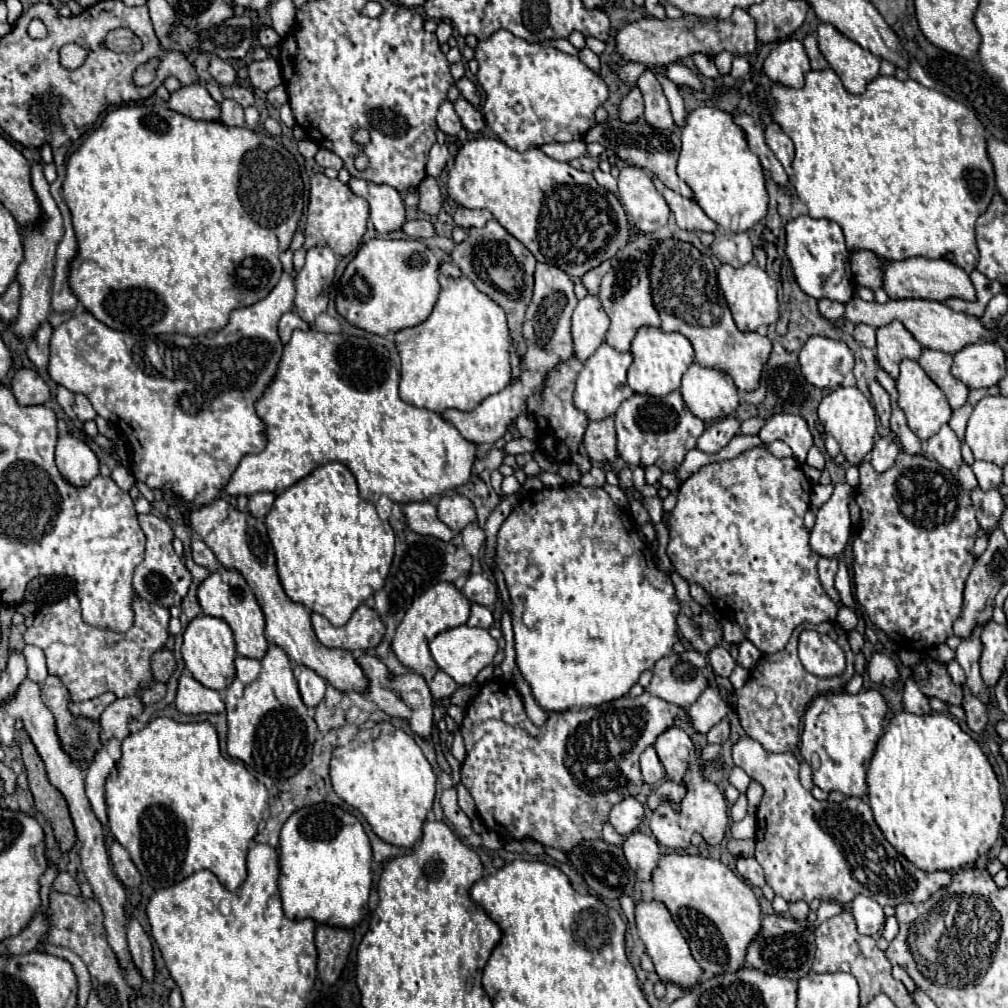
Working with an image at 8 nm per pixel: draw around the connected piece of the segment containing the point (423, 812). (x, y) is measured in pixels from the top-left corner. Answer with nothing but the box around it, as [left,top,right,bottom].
[330,721,436,847]

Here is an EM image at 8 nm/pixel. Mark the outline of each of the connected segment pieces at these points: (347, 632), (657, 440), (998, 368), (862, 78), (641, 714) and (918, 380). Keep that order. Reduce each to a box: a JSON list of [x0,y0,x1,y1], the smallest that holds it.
[[312,605,384,651],[614,391,706,471],[952,343,1006,389],[816,23,880,93],[460,679,690,853],[896,359,952,439]]

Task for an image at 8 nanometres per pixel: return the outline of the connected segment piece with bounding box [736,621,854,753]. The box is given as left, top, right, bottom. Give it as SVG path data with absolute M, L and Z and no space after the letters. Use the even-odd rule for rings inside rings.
M826 621L826 623L820 623L820 625L804 623L804 625L800 625L792 633L788 645L782 651L772 653L772 655L764 655L758 661L758 665L752 669L748 683L742 689L736 691L736 695L738 695L736 713L738 713L740 725L746 731L746 735L752 737L754 741L758 741L766 751L790 753L790 751L794 751L798 747L798 741L800 741L800 721L802 721L802 715L804 715L808 703L814 699L814 695L828 693L828 691L842 691L844 683L852 675L854 675L854 653L850 651L850 645L848 645L848 639L846 639L846 631L838 623L834 623L834 621ZM804 629L826 633L826 635L832 637L832 641L836 641L840 645L840 649L846 653L846 671L842 675L838 675L834 679L818 679L816 675L810 675L804 669L804 665L800 663L800 657L798 657L798 635ZM762 689L770 689L774 693L774 703L768 705L768 707L758 703L758 693Z

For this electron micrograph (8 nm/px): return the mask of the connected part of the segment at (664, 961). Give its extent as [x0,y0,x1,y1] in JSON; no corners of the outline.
[636,901,702,987]

